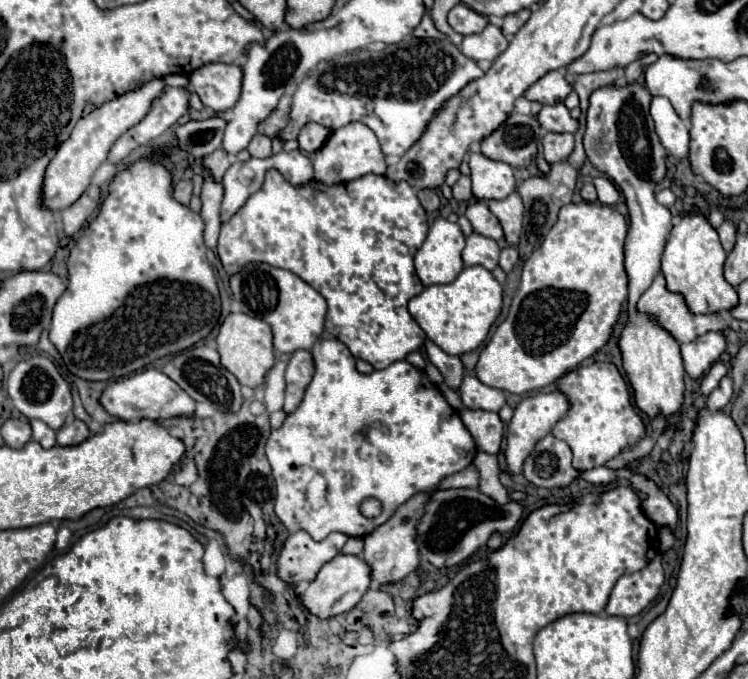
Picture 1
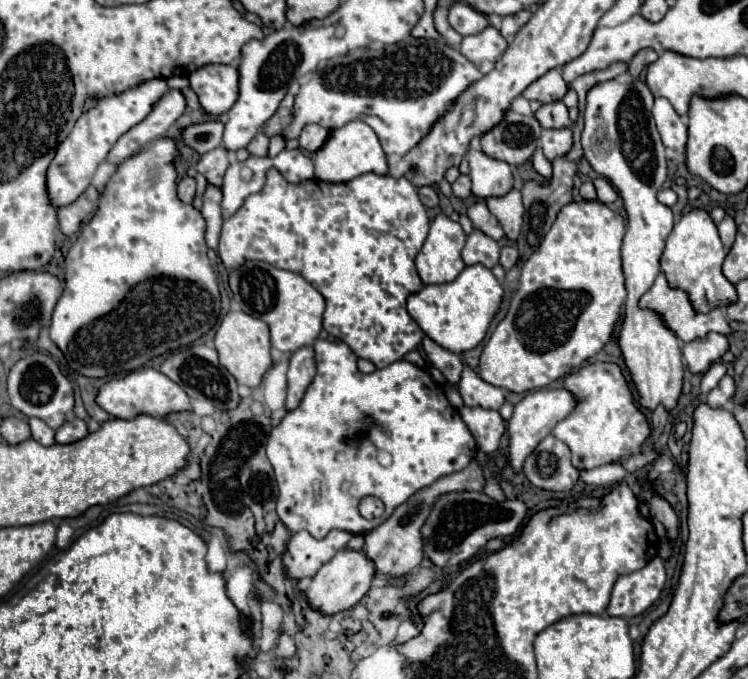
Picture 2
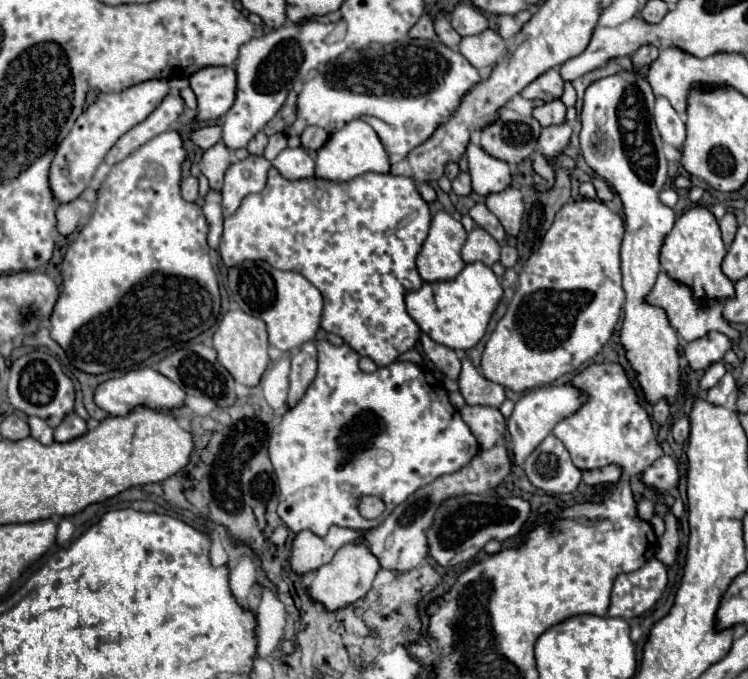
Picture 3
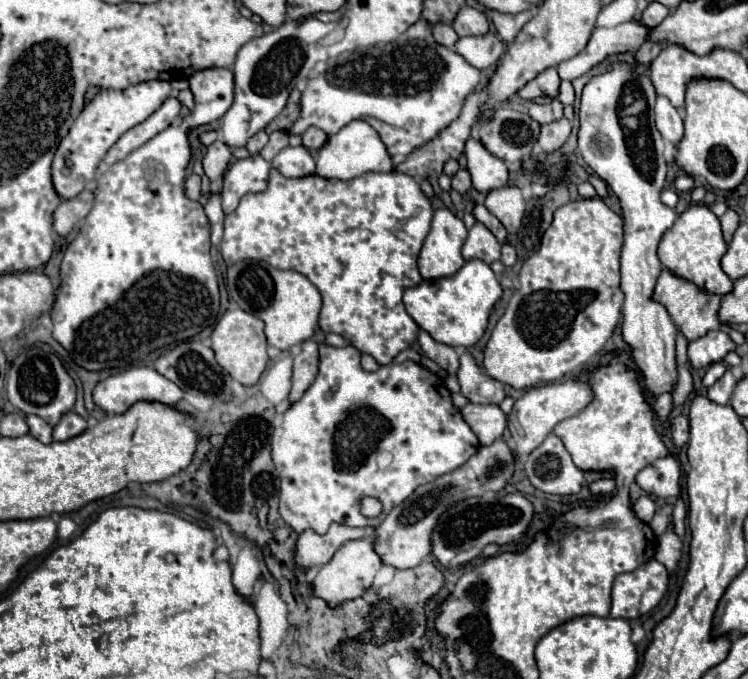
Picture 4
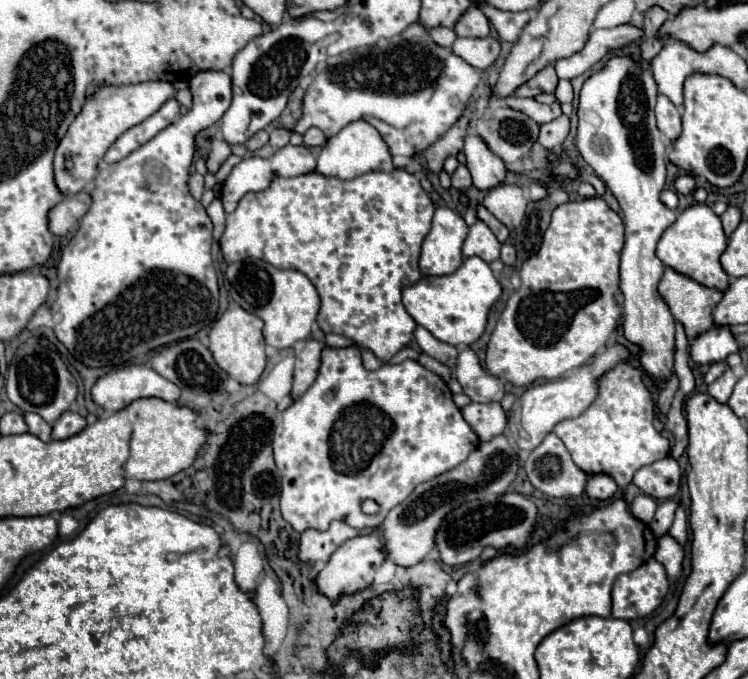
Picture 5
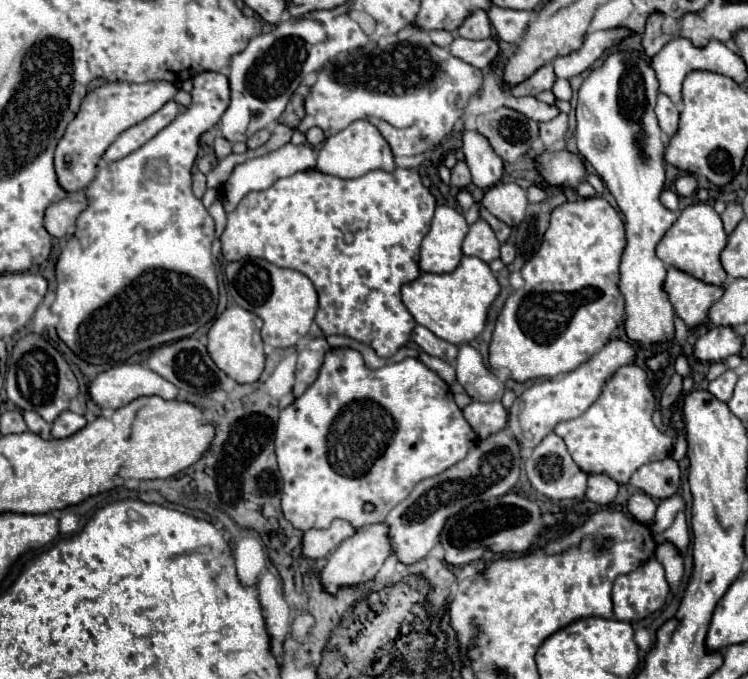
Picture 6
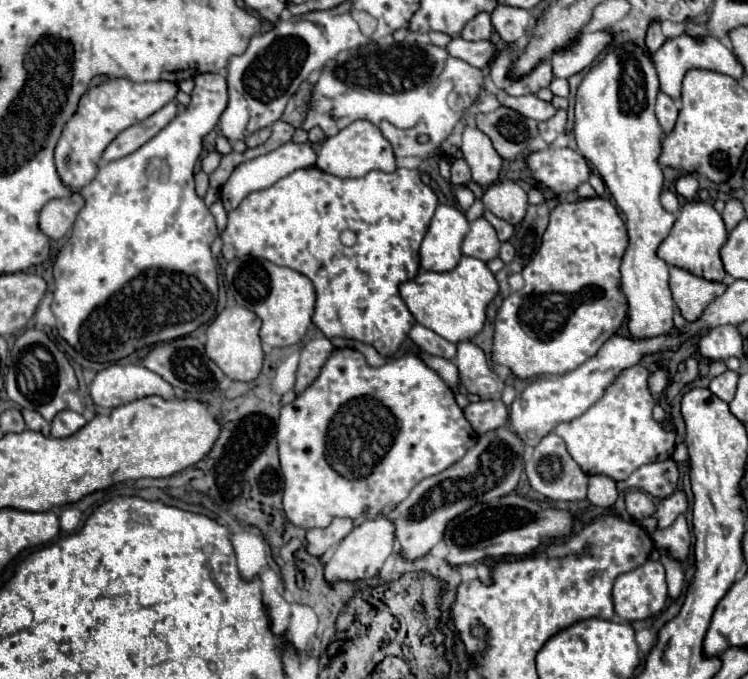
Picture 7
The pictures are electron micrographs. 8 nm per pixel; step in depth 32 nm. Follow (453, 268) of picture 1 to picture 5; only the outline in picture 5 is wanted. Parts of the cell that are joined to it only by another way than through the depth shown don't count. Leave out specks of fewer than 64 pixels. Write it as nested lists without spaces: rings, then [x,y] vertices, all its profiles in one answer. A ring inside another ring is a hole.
[[[448,206],[436,208],[432,218],[432,230],[422,242],[420,272],[422,276],[448,276],[464,262],[462,244],[466,240],[468,226],[460,214]]]

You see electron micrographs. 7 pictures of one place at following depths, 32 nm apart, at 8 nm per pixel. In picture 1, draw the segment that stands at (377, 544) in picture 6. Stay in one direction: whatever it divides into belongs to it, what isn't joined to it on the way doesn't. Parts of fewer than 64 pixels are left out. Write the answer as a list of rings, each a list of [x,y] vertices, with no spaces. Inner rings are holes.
[[[340,554],[334,560],[330,560],[328,564],[324,564],[324,568],[318,572],[316,580],[312,580],[312,584],[302,594],[300,600],[302,600],[302,606],[310,614],[318,616],[320,620],[328,620],[332,616],[352,610],[360,602],[360,598],[368,590],[368,586],[370,586],[370,576],[368,576],[368,566],[364,564],[364,560],[358,556]]]

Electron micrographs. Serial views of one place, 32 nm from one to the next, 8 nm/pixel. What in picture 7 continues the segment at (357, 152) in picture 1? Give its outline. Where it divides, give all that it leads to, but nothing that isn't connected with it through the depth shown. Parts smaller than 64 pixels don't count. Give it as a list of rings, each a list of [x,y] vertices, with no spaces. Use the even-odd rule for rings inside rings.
[[[356,120],[344,130],[340,130],[336,136],[330,136],[322,142],[322,148],[318,152],[316,166],[328,174],[334,174],[338,178],[360,178],[368,174],[370,170],[382,170],[382,172],[394,172],[394,152],[390,142],[382,136],[382,132],[368,120]]]

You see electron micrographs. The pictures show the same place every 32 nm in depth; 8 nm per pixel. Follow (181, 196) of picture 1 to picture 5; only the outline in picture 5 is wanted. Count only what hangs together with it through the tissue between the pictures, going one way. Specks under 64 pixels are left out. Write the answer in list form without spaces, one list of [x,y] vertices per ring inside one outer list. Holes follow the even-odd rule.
[[[192,174],[190,176],[190,180],[188,180],[188,188],[190,188],[190,194],[192,194],[192,198],[200,198],[202,196],[202,192],[204,192],[204,178],[200,176],[200,174]]]

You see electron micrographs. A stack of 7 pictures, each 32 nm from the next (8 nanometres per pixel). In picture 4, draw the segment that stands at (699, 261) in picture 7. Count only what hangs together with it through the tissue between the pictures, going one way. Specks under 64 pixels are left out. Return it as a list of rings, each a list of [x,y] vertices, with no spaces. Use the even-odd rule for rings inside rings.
[[[696,204],[690,206],[686,212],[682,212],[674,222],[674,226],[664,234],[658,258],[666,270],[670,270],[674,276],[682,280],[696,284],[698,290],[726,296],[732,292],[732,280],[720,268],[720,260],[724,254],[726,254],[726,242],[722,238],[720,220],[706,206]]]

